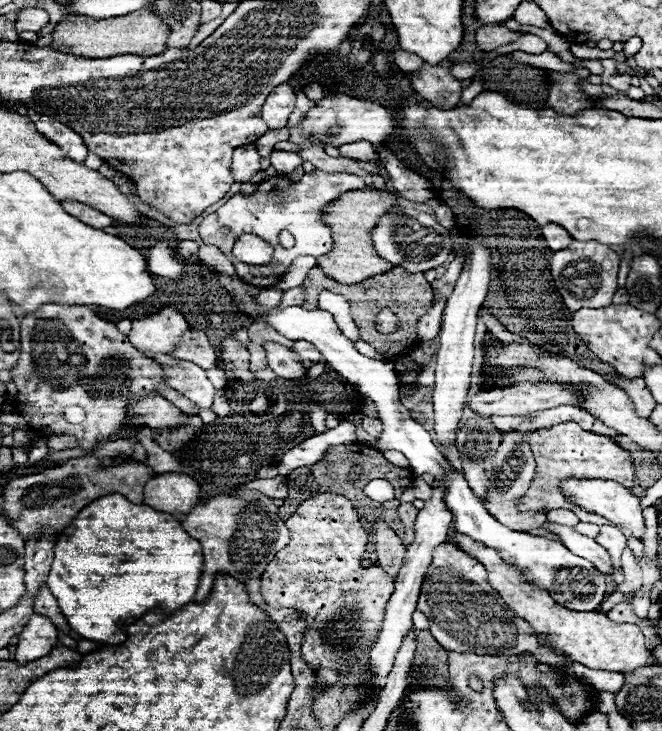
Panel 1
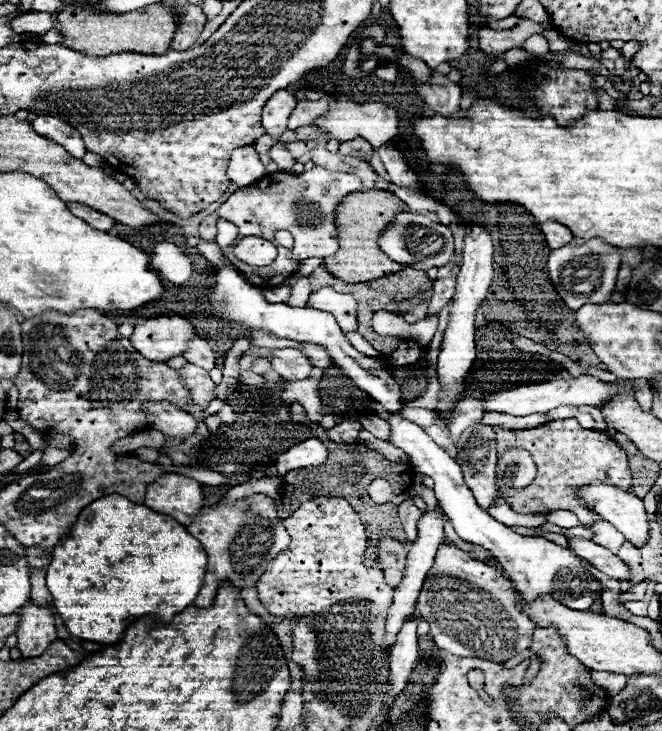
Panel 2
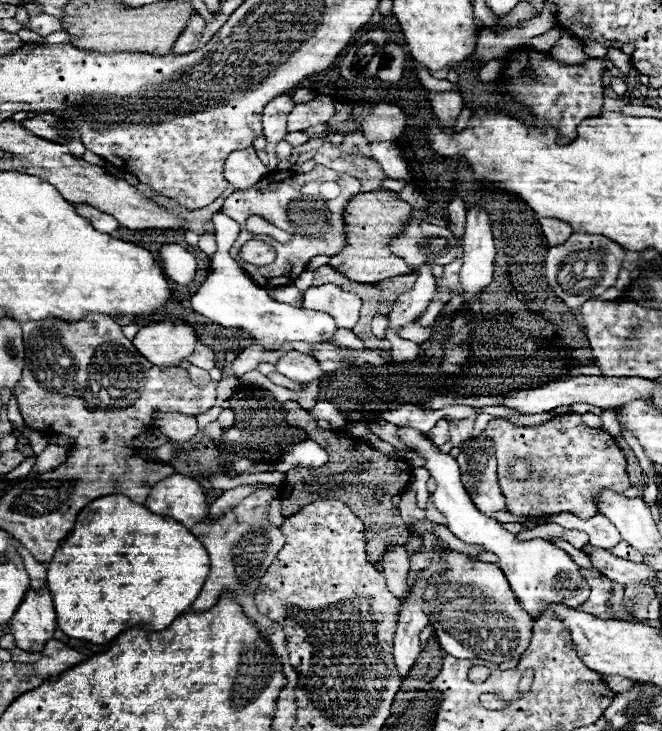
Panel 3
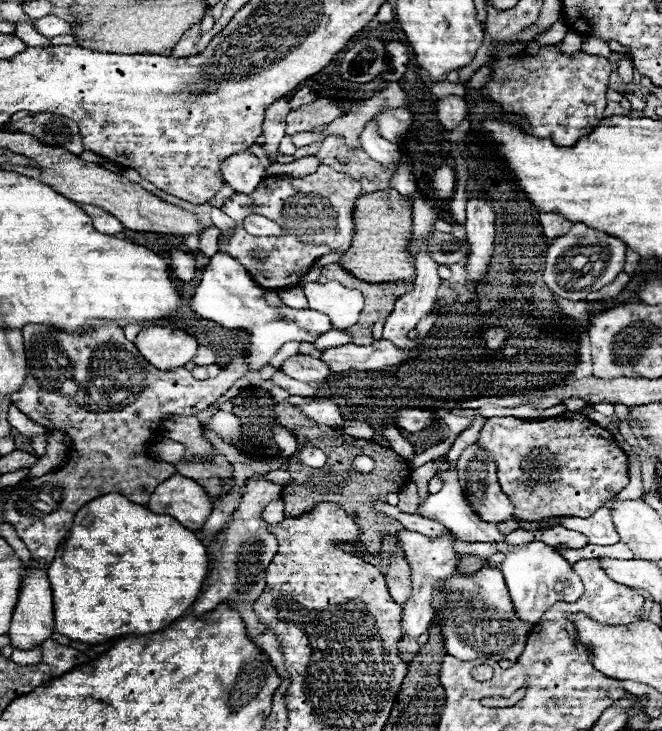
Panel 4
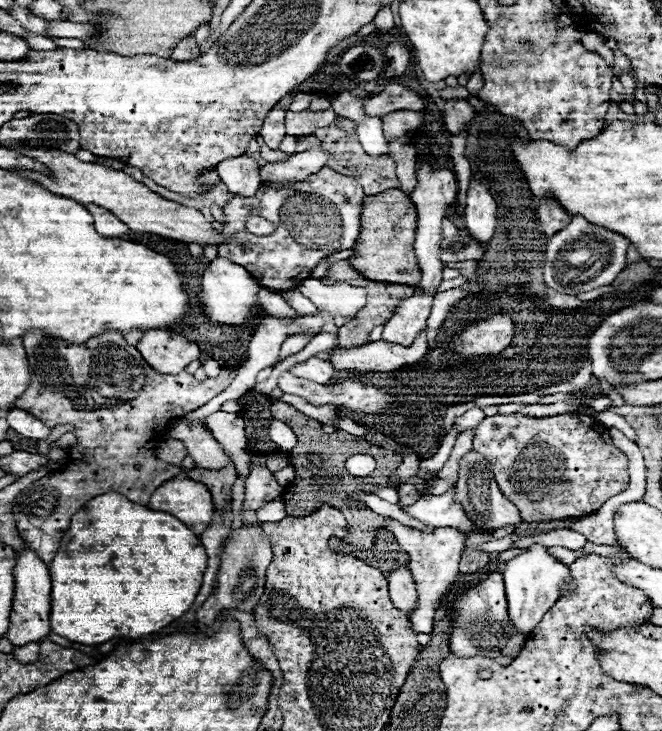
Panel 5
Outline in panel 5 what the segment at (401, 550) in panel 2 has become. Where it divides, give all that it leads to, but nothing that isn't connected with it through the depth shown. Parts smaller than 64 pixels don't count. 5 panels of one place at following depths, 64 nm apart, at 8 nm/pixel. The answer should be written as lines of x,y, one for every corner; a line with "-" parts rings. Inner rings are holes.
398,566
388,576
388,584
390,584
392,604
406,614
412,612
412,608
416,608
416,586
410,570
406,566

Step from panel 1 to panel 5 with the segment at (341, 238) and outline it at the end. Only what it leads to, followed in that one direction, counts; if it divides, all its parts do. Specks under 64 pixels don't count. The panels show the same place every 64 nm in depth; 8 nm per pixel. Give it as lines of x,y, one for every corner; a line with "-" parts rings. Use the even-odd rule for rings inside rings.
400,190
364,196
364,212
360,212
360,216
360,240
354,244
354,254
348,258
352,268
362,276
368,276
368,280
416,286
420,282
420,270
412,248
416,234
416,206
410,196

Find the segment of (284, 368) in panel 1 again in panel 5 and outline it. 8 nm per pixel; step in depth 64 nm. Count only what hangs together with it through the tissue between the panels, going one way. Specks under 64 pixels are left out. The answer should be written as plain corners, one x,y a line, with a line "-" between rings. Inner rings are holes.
312,356
306,362
292,366
290,374
298,376
298,378
312,380
312,382
318,382
318,384
328,384
332,374
334,374
334,368
332,368
332,364
328,360
320,360
316,356

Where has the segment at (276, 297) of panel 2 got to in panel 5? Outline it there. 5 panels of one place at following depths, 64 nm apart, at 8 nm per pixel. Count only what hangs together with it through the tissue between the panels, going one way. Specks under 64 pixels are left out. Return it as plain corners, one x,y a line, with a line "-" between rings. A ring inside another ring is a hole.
294,288
294,290
286,290
286,292
282,292
282,296
284,296
286,302
288,302
296,312
300,312
300,314
316,312
316,306
314,306
308,298
304,298
304,296
300,294
298,288

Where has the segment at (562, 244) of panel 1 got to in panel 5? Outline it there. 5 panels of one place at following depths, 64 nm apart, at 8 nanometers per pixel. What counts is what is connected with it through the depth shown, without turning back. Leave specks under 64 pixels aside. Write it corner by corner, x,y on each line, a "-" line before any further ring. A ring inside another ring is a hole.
544,198
537,200
537,213
540,224
542,224
543,232
548,236
554,236
556,232
560,232
560,228
568,226
570,216
556,204
556,200
552,198

